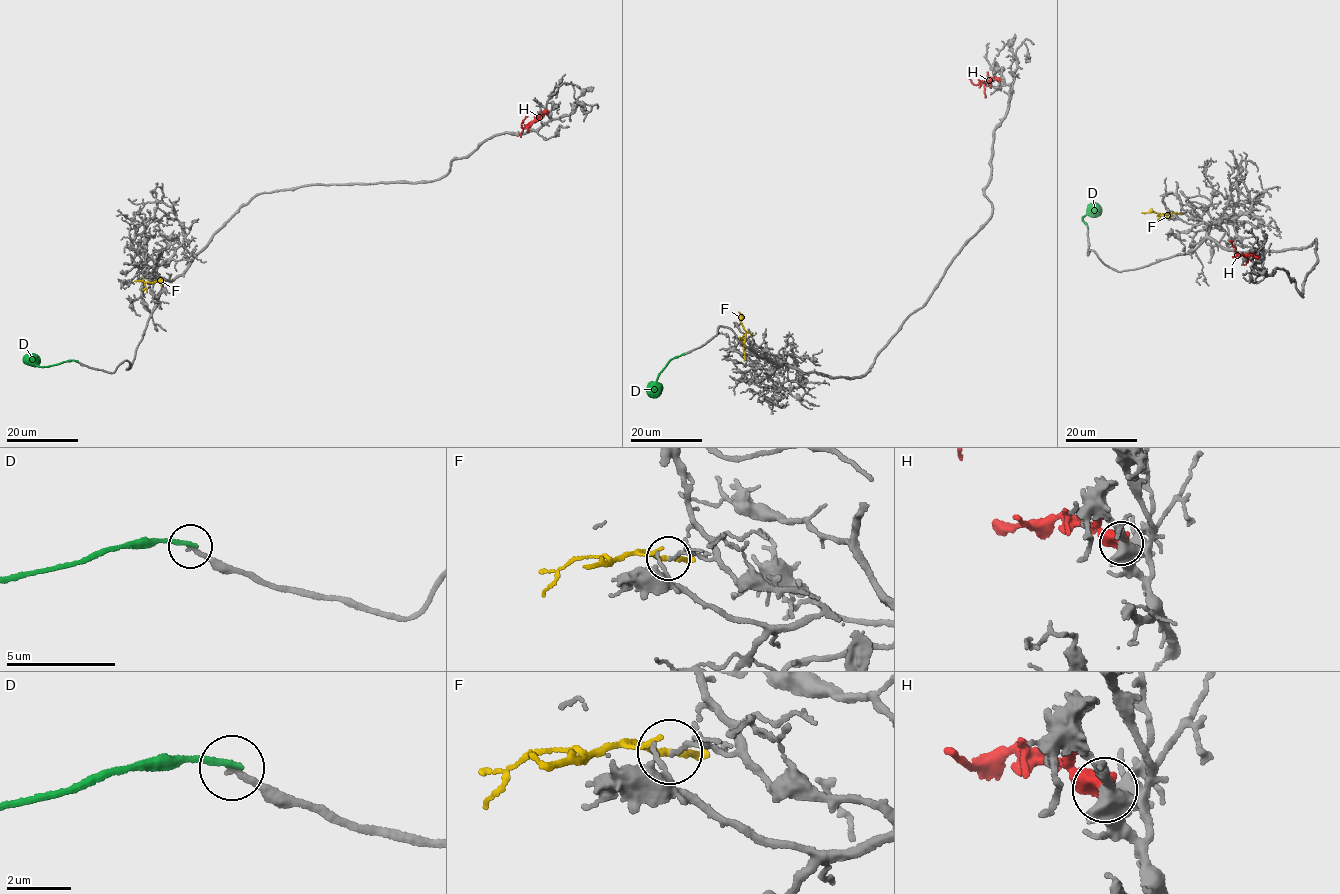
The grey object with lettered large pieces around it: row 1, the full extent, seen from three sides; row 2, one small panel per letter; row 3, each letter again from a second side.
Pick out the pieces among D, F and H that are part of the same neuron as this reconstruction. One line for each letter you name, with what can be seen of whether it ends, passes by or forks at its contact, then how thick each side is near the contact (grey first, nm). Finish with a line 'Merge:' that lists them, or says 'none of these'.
Merge: none of these

